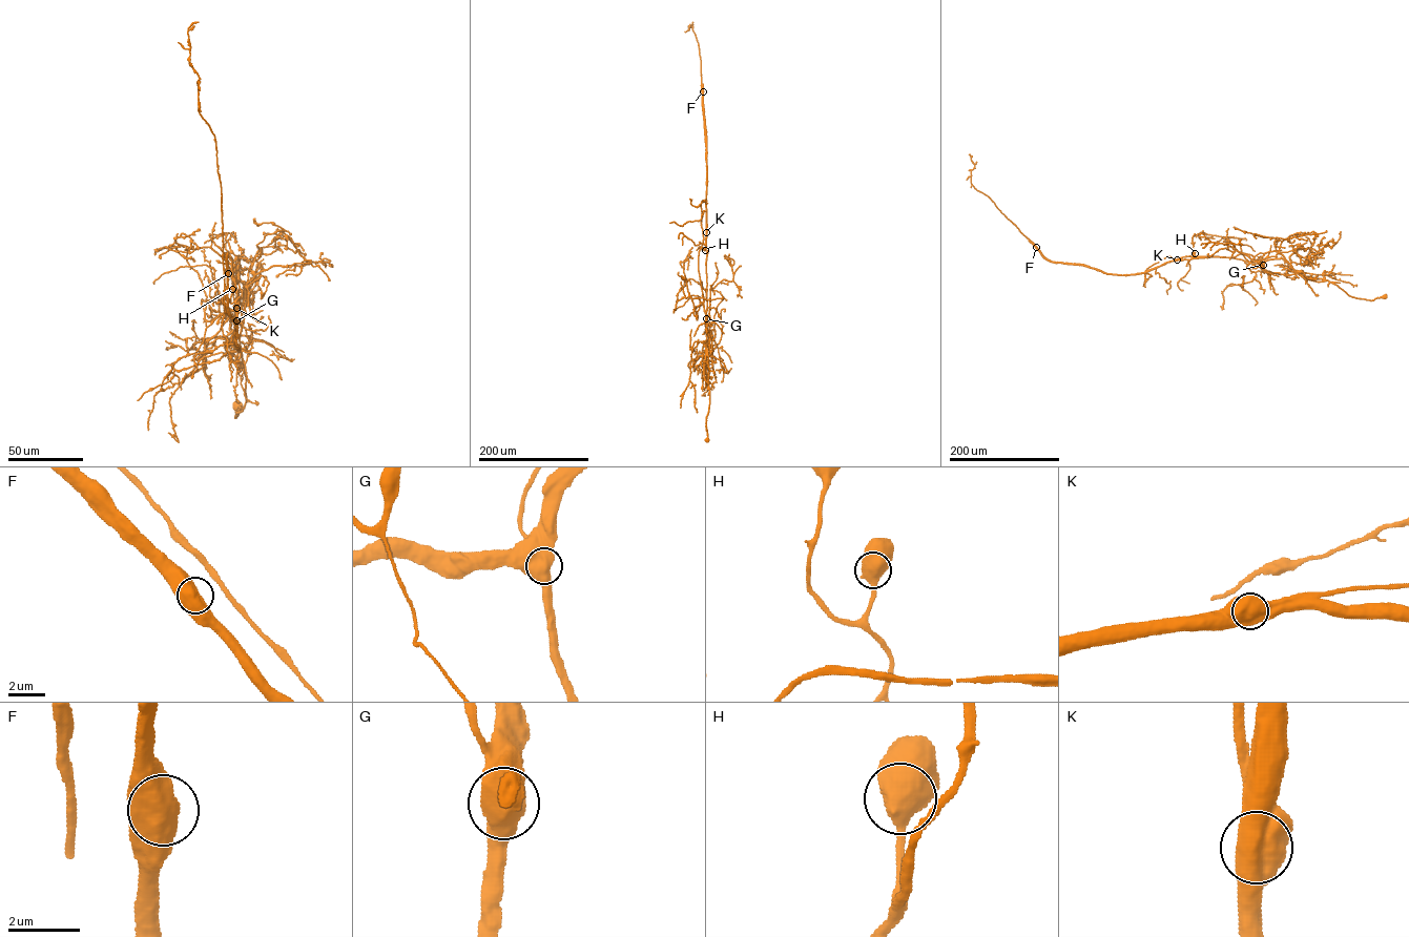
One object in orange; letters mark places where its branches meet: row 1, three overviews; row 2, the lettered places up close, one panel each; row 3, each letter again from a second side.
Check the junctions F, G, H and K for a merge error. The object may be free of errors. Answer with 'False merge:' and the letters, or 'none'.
False merge: K

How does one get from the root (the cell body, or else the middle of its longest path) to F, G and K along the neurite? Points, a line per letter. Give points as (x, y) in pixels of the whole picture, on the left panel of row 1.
F: (235, 405), (235, 417), (246, 400), (236, 362), (243, 293), (237, 348), (228, 273)
G: (235, 405), (239, 410), (235, 417), (246, 400), (245, 373), (229, 357), (234, 350), (236, 320)
K: (235, 405), (235, 417), (246, 400), (245, 373), (236, 362), (243, 365), (236, 289), (236, 308)

